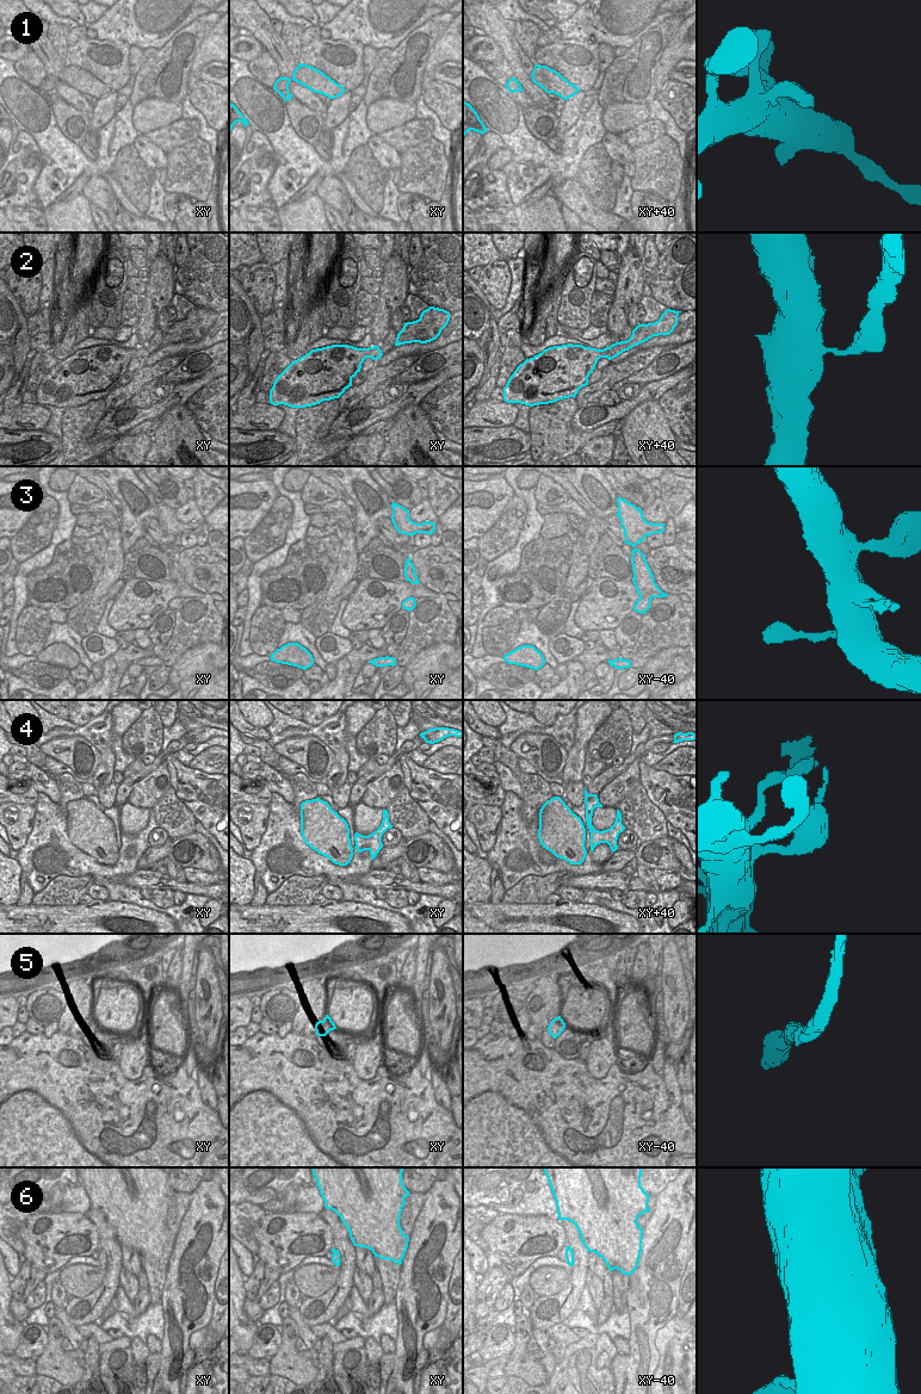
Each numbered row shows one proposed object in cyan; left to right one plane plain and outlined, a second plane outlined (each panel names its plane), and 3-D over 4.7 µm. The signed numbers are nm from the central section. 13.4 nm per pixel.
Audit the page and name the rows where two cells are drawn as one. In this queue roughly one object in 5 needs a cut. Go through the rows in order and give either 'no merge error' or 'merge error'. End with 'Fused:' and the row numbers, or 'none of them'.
1: no merge error
2: no merge error
3: no merge error
4: no merge error
5: no merge error
6: no merge error
Fused: none of them

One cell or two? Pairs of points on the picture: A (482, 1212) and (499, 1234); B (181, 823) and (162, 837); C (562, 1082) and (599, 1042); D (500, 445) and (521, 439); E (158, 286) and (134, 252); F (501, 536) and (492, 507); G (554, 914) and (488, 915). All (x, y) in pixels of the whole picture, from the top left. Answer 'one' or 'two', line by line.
A: two
B: two
C: two
D: one
E: two
F: two
G: one

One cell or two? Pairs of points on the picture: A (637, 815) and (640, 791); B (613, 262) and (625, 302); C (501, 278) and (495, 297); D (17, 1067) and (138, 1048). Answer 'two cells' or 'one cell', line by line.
A: one cell
B: two cells
C: one cell
D: two cells

